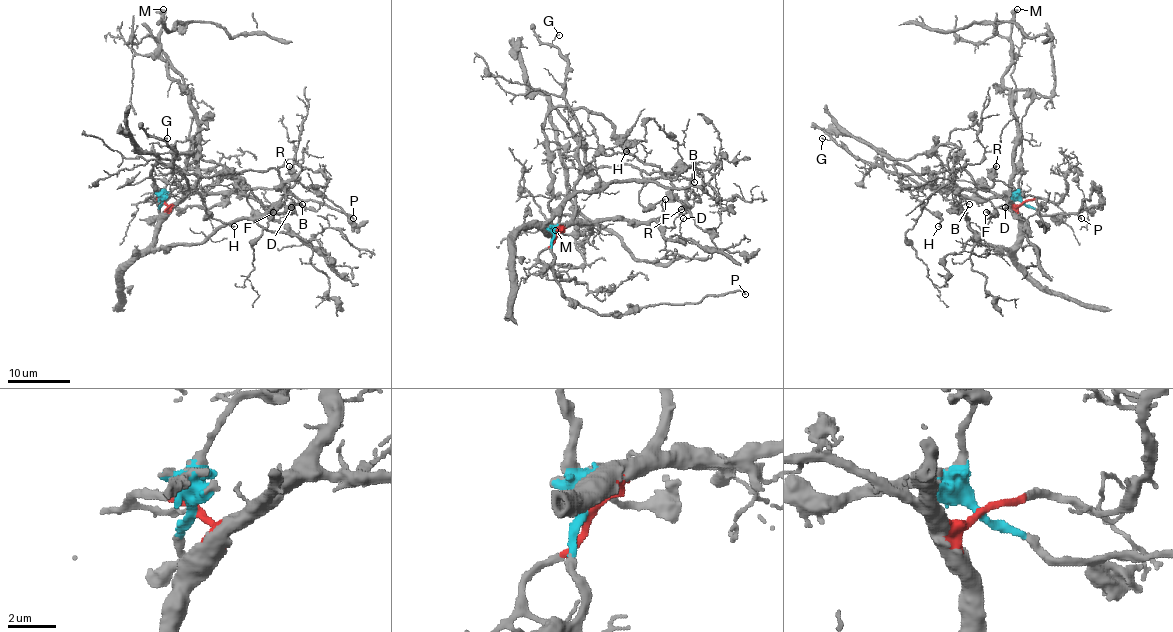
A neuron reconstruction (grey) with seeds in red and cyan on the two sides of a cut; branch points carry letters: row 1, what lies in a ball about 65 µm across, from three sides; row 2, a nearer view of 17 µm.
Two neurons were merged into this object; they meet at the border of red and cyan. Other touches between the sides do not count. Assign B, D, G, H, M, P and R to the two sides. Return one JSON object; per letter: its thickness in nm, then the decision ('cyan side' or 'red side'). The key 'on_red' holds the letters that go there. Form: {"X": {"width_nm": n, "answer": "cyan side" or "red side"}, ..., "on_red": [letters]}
{"B": {"width_nm": 100, "answer": "red side"}, "D": {"width_nm": 130, "answer": "red side"}, "G": {"width_nm": 110, "answer": "red side"}, "H": {"width_nm": 200, "answer": "cyan side"}, "M": {"width_nm": 440, "answer": "red side"}, "P": {"width_nm": 260, "answer": "cyan side"}, "R": {"width_nm": 400, "answer": "cyan side"}, "on_red": ["B", "D", "G", "M"]}

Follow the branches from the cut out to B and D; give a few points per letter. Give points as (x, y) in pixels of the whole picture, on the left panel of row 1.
B: (163, 202), (167, 213), (153, 247), (170, 248), (203, 244), (222, 226), (262, 217), (282, 199), (302, 203)
D: (163, 202), (173, 205), (192, 194), (245, 192), (273, 220), (288, 213), (288, 206), (292, 208)

